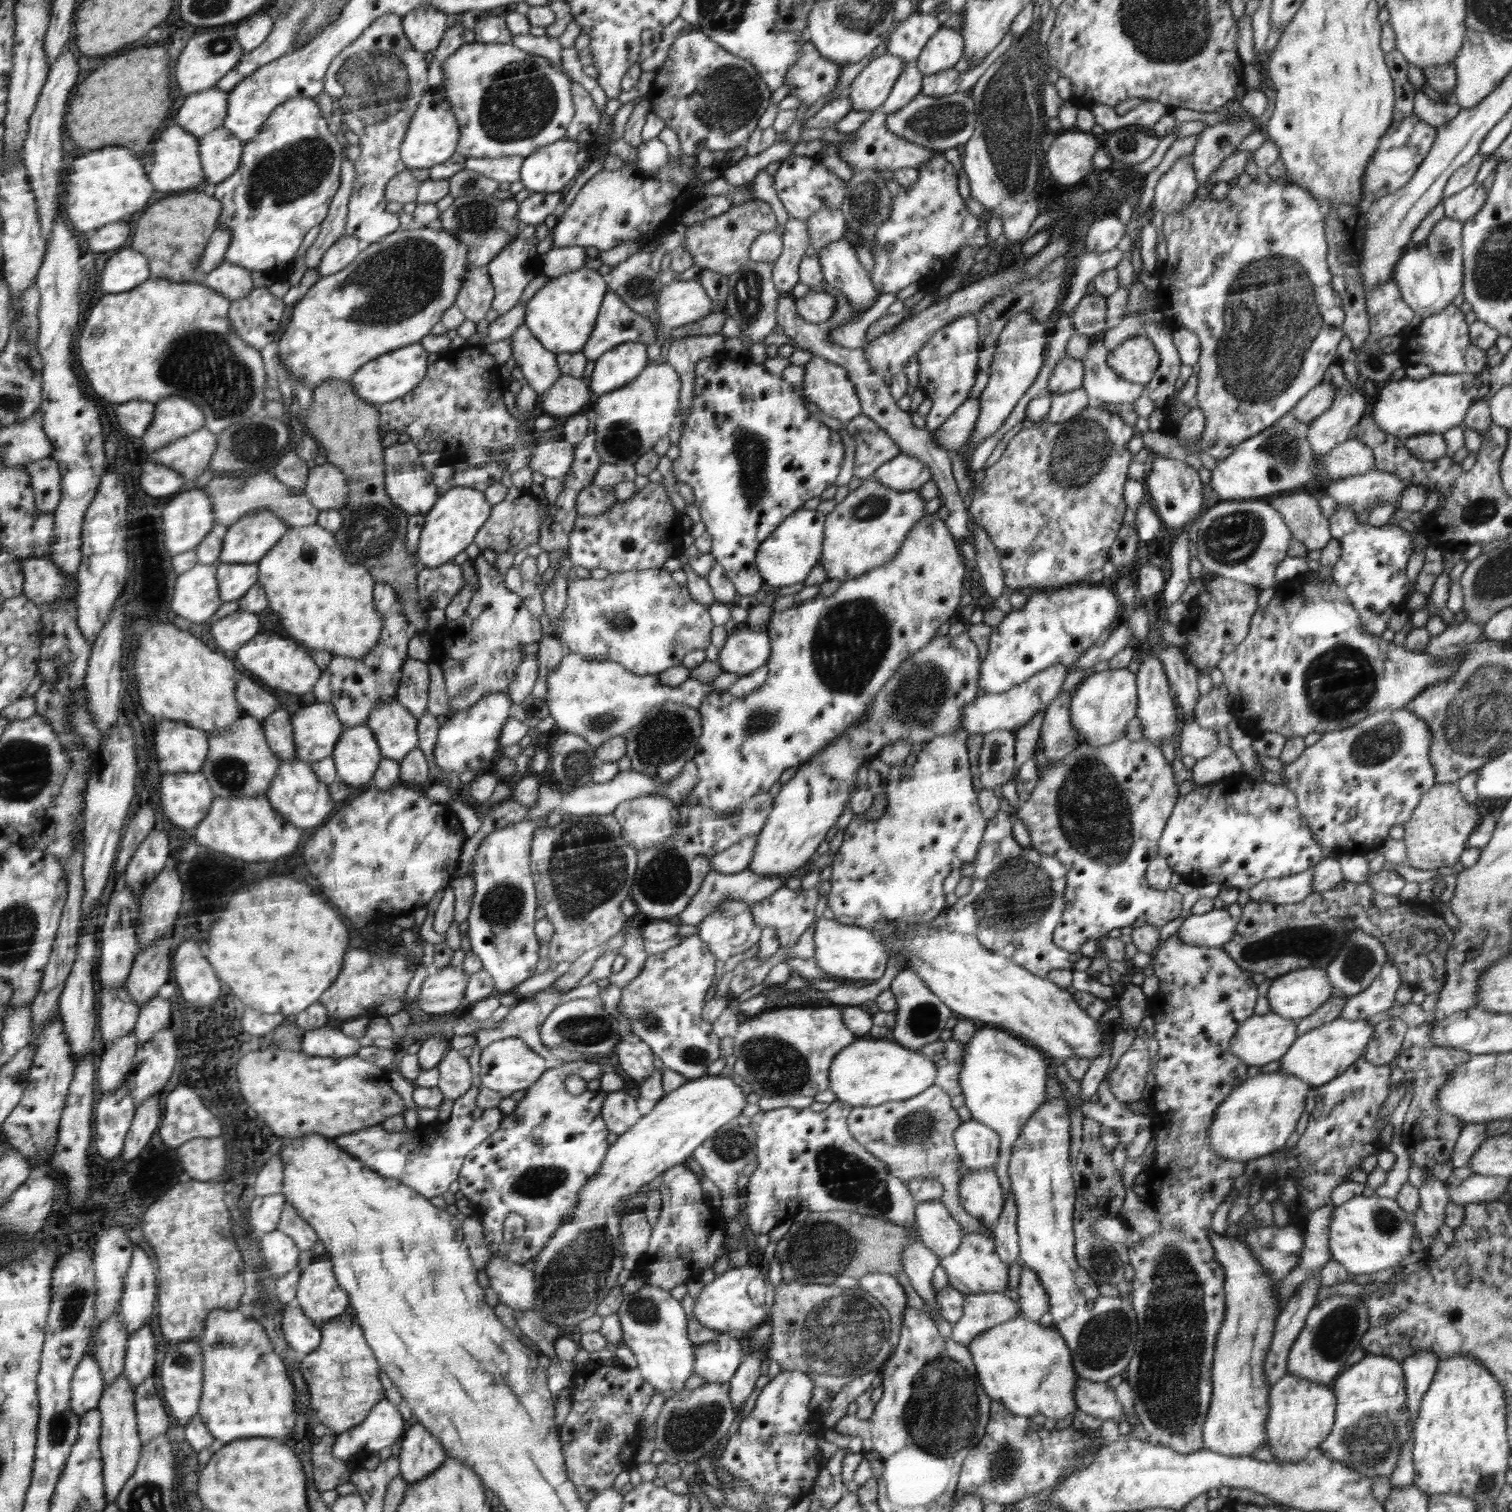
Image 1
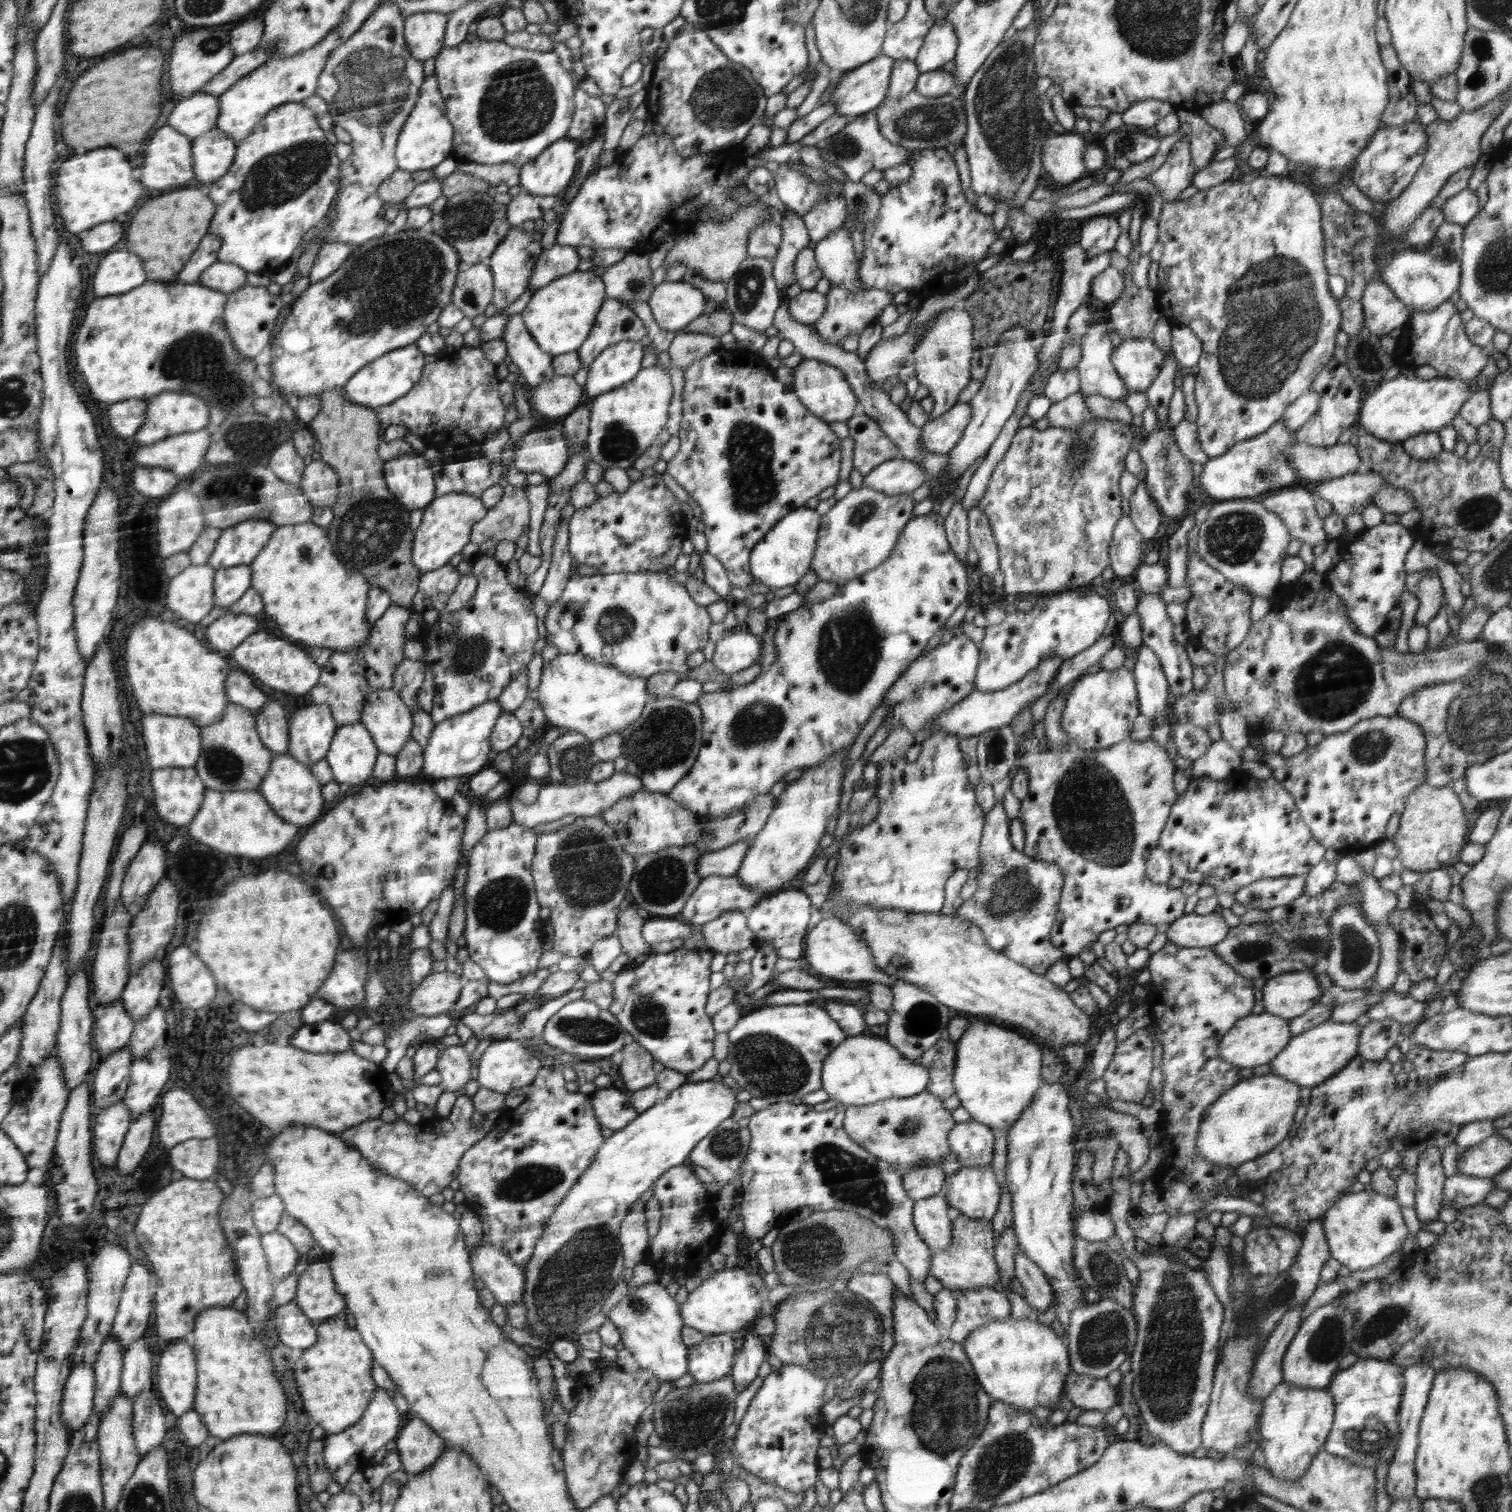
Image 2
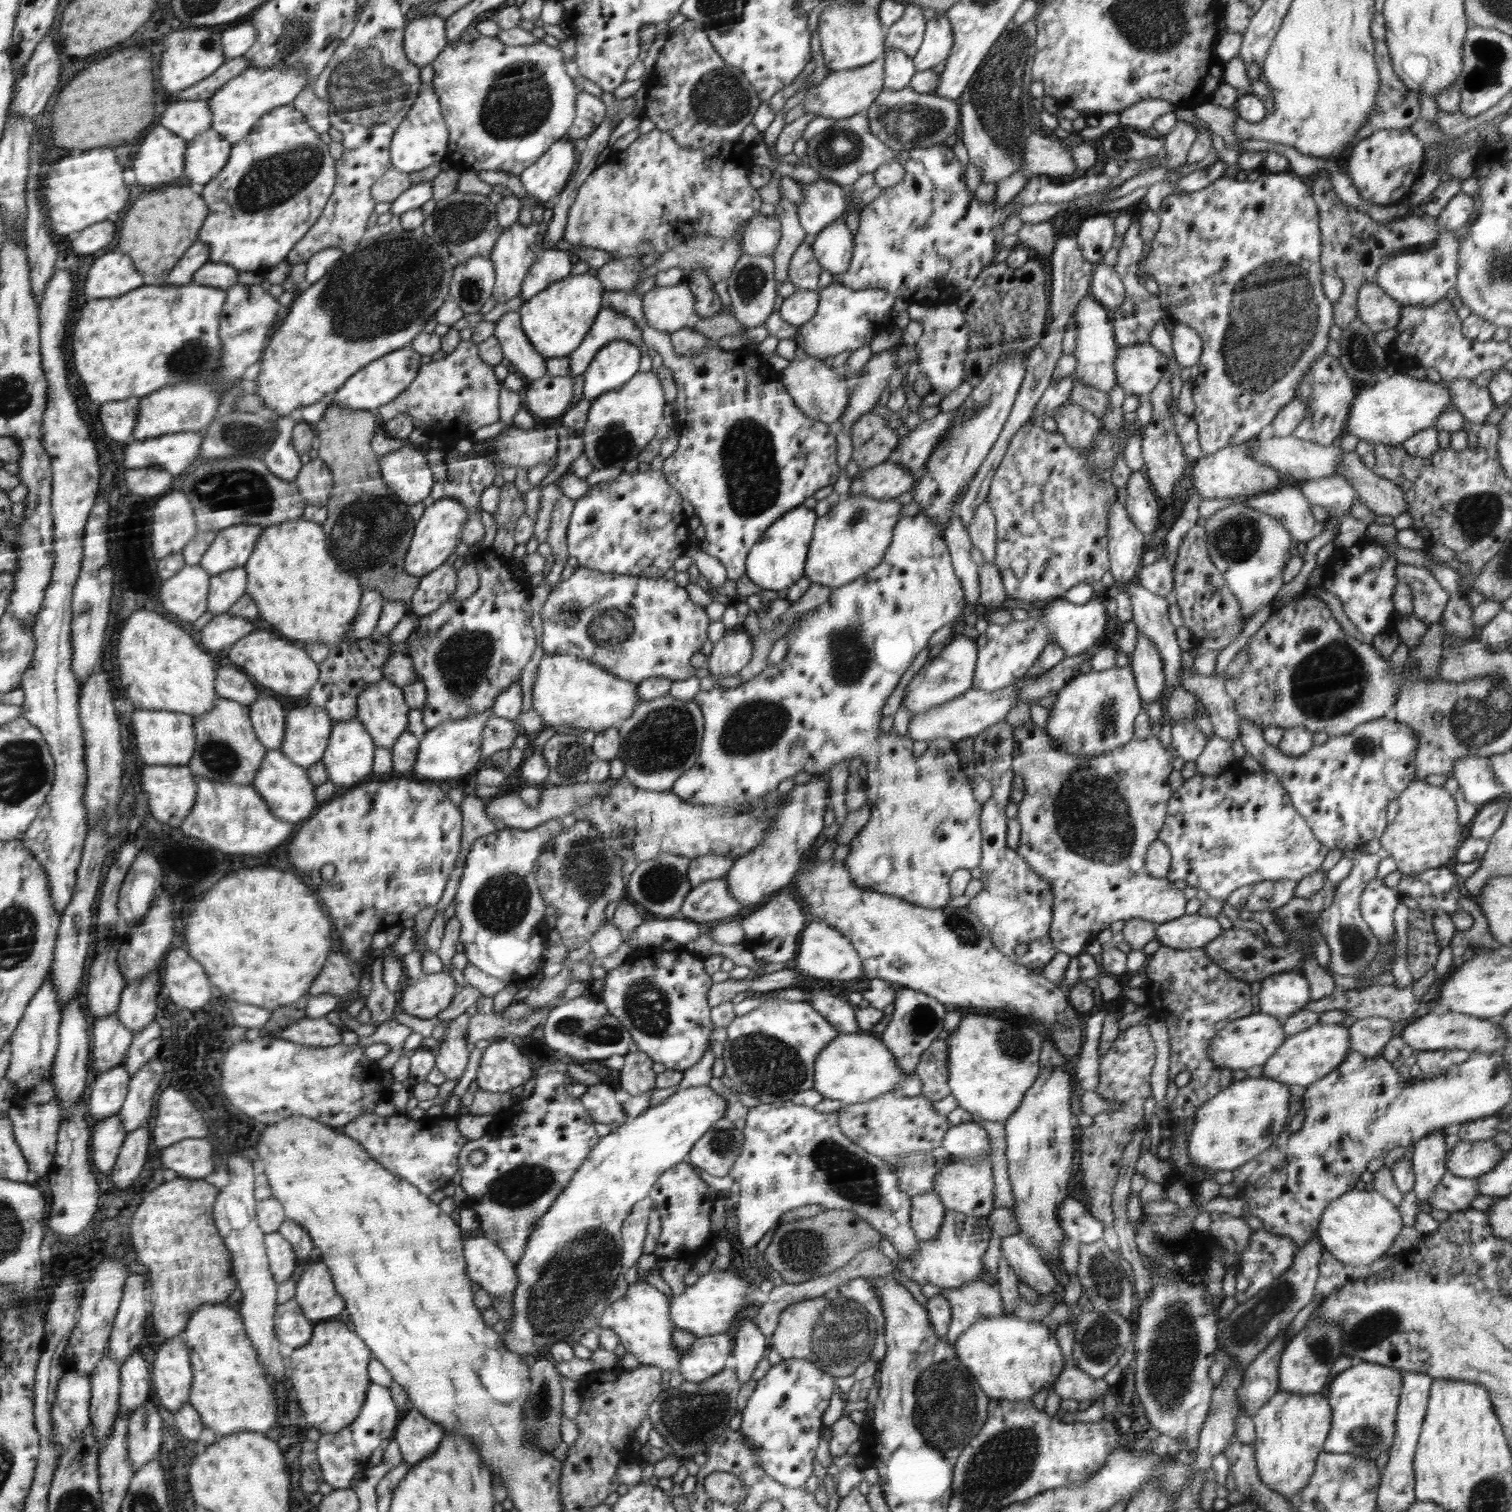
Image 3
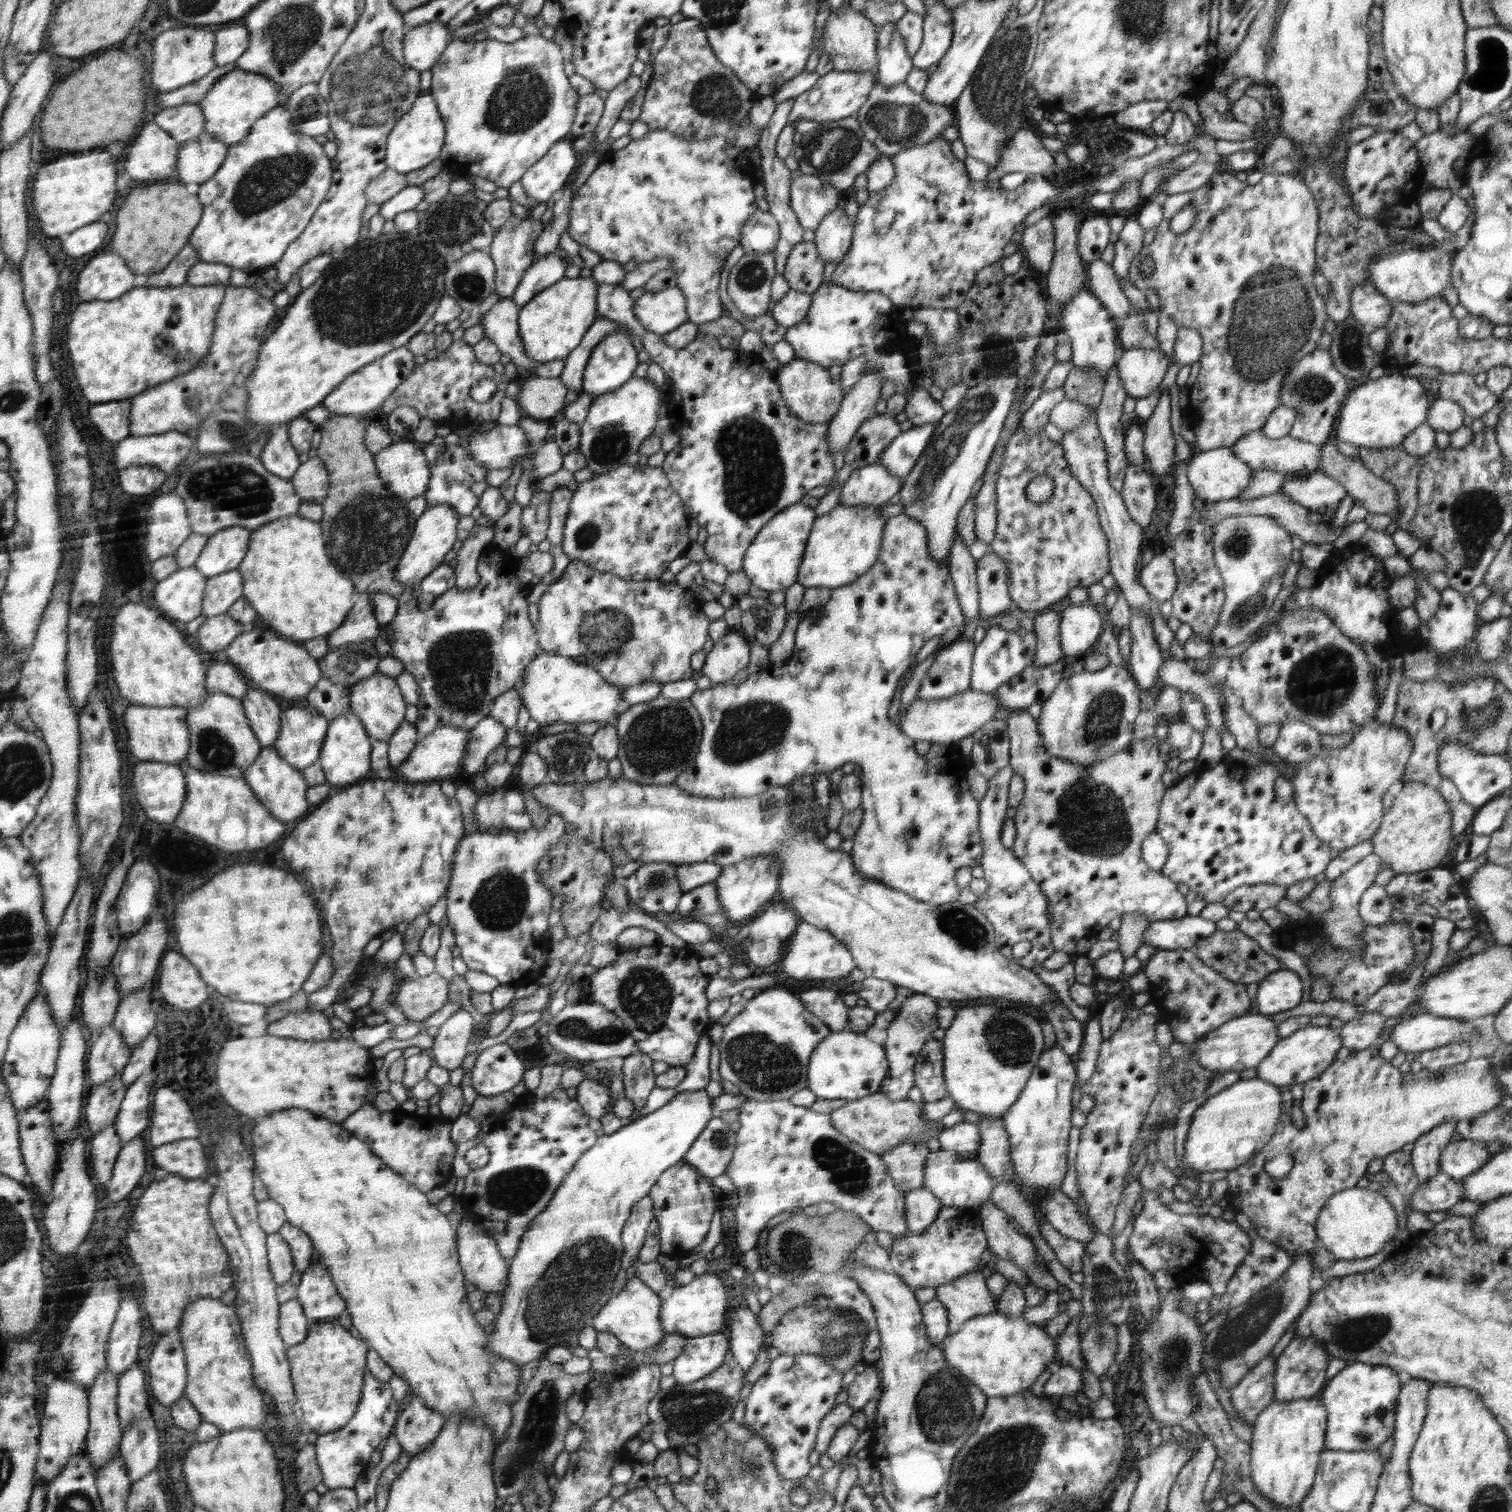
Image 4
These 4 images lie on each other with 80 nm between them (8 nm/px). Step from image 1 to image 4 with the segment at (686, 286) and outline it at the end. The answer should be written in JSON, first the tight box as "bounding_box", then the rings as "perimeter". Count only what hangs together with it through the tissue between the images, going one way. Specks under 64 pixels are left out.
{"bounding_box":[635,288,688,334],"perimeter":[[[681,288],[646,292],[635,300],[636,321],[644,331],[655,334],[668,334],[688,321],[688,300]]]}

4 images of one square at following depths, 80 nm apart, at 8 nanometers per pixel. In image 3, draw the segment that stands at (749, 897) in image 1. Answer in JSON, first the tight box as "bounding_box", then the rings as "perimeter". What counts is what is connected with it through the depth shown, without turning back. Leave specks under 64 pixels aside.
{"bounding_box":[675,878,744,923],"perimeter":[[[726,878],[711,879],[692,887],[675,916],[702,923],[739,915],[744,908],[729,892]]]}

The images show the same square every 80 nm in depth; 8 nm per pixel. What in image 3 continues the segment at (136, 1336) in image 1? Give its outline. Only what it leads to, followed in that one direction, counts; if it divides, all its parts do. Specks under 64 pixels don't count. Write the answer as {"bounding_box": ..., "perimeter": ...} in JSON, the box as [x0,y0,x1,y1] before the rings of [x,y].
{"bounding_box":[120,1351,150,1412],"perimeter":[[[138,1351],[121,1364],[120,1409],[134,1412],[143,1404],[150,1392],[148,1362]]]}

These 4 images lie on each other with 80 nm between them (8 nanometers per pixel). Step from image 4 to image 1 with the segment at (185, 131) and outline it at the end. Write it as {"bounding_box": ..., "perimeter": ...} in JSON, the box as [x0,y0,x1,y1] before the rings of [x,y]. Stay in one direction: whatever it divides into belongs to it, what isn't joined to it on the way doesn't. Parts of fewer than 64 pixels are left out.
{"bounding_box":[174,88,229,138],"perimeter":[[[212,88],[192,93],[184,100],[174,122],[190,134],[201,138],[223,127],[227,115],[229,91]]]}

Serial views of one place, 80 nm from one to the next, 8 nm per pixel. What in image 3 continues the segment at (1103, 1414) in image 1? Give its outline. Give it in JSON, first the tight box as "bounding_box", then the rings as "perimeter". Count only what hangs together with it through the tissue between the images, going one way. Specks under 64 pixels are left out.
{"bounding_box":[1052,1365,1110,1404],"perimeter":[[[1066,1365],[1057,1381],[1053,1382],[1052,1392],[1056,1392],[1062,1399],[1072,1398],[1078,1402],[1088,1400],[1092,1404],[1096,1398],[1104,1398],[1108,1389],[1110,1385],[1104,1377],[1095,1379],[1074,1365]]]}

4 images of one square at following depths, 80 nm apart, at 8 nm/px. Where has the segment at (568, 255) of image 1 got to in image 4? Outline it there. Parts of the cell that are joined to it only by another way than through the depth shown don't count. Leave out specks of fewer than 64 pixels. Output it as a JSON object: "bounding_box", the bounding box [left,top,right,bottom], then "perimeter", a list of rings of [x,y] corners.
{"bounding_box":[511,253,568,307],"perimeter":[[[547,253],[546,256],[539,258],[538,262],[529,266],[511,299],[519,307],[523,307],[542,289],[564,278],[564,270],[567,266],[568,261],[562,253]]]}

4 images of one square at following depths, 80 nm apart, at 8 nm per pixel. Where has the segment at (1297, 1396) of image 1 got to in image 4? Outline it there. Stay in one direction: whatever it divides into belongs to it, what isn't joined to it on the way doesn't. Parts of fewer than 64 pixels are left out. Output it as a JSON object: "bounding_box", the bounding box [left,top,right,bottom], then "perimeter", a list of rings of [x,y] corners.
{"bounding_box":[1250,1396,1327,1506],"perimeter":[[[1319,1396],[1311,1398],[1298,1398],[1296,1400],[1273,1400],[1265,1406],[1254,1421],[1252,1432],[1250,1476],[1253,1485],[1262,1496],[1273,1500],[1277,1506],[1299,1506],[1312,1488],[1320,1453],[1325,1449],[1325,1436],[1327,1428],[1326,1409]]]}

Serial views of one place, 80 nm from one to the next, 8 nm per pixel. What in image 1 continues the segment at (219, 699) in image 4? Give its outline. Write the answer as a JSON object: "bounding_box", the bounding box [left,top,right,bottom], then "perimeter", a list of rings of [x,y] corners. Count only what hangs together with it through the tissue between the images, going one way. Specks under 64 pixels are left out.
{"bounding_box":[201,714,281,798],"perimeter":[[[244,714],[228,730],[209,733],[209,752],[201,773],[205,774],[213,793],[222,798],[264,796],[280,768],[281,759],[266,739],[262,720]]]}

